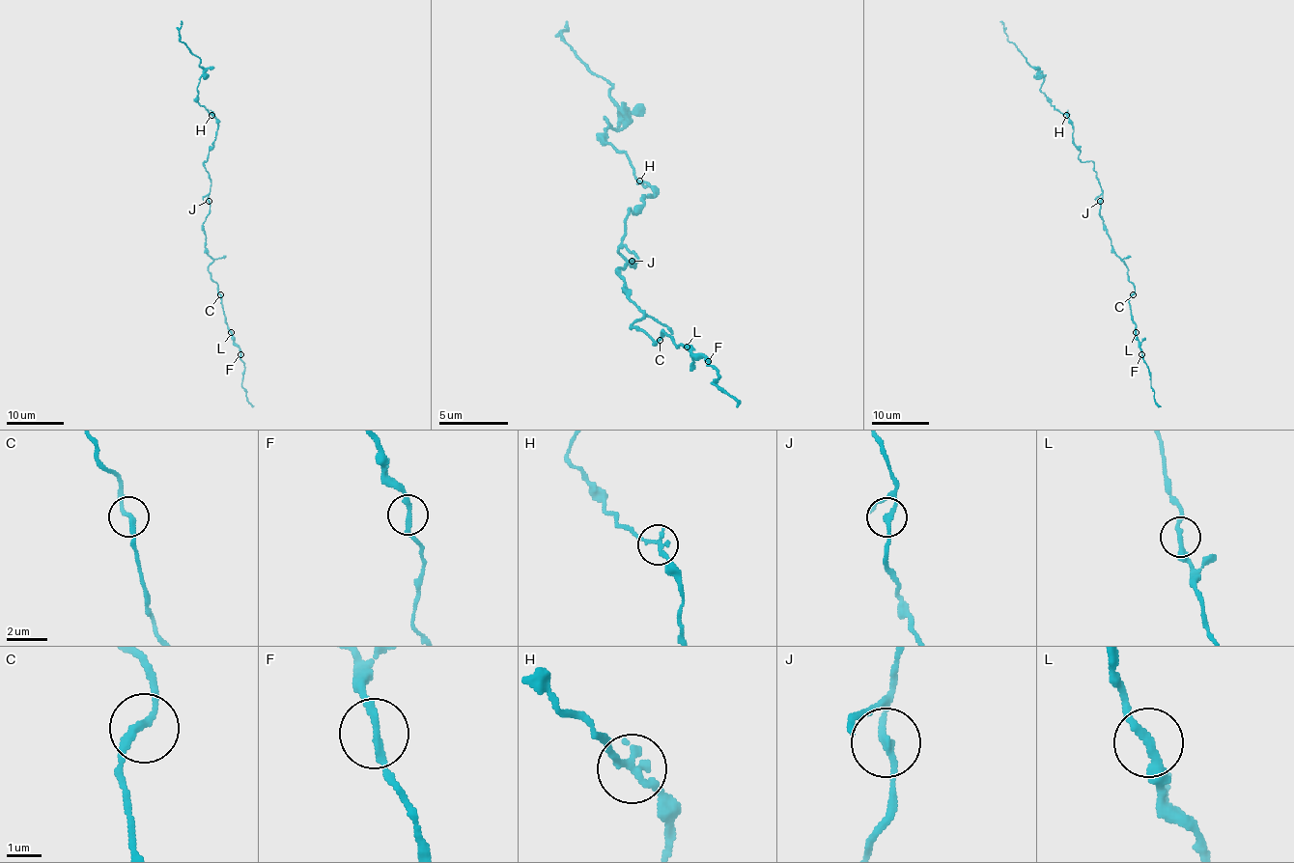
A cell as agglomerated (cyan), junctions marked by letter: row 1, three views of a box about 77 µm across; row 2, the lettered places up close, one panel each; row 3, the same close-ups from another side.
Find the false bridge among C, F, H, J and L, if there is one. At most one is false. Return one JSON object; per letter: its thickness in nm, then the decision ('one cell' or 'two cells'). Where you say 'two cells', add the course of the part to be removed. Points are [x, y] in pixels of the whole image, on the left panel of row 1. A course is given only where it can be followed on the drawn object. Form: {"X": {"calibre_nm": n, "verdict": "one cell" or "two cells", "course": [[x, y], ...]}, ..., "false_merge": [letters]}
{"C": {"calibre_nm": 220, "verdict": "one cell"}, "F": {"calibre_nm": 240, "verdict": "one cell"}, "H": {"calibre_nm": 240, "verdict": "one cell"}, "J": {"calibre_nm": 190, "verdict": "one cell"}, "L": {"calibre_nm": 240, "verdict": "one cell"}, "false_merge": []}

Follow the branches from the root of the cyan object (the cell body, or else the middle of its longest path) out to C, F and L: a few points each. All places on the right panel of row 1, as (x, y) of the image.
C: (1101, 200), (1100, 215), (1104, 230), (1111, 241), (1111, 250), (1127, 265), (1127, 279), (1135, 288), (1133, 294)
F: (1101, 200), (1100, 215), (1111, 241), (1111, 250), (1127, 265), (1127, 279), (1135, 288), (1129, 305), (1141, 354)
L: (1101, 200), (1100, 215), (1111, 241), (1111, 250), (1127, 265), (1127, 279), (1135, 288), (1129, 305), (1136, 332)

